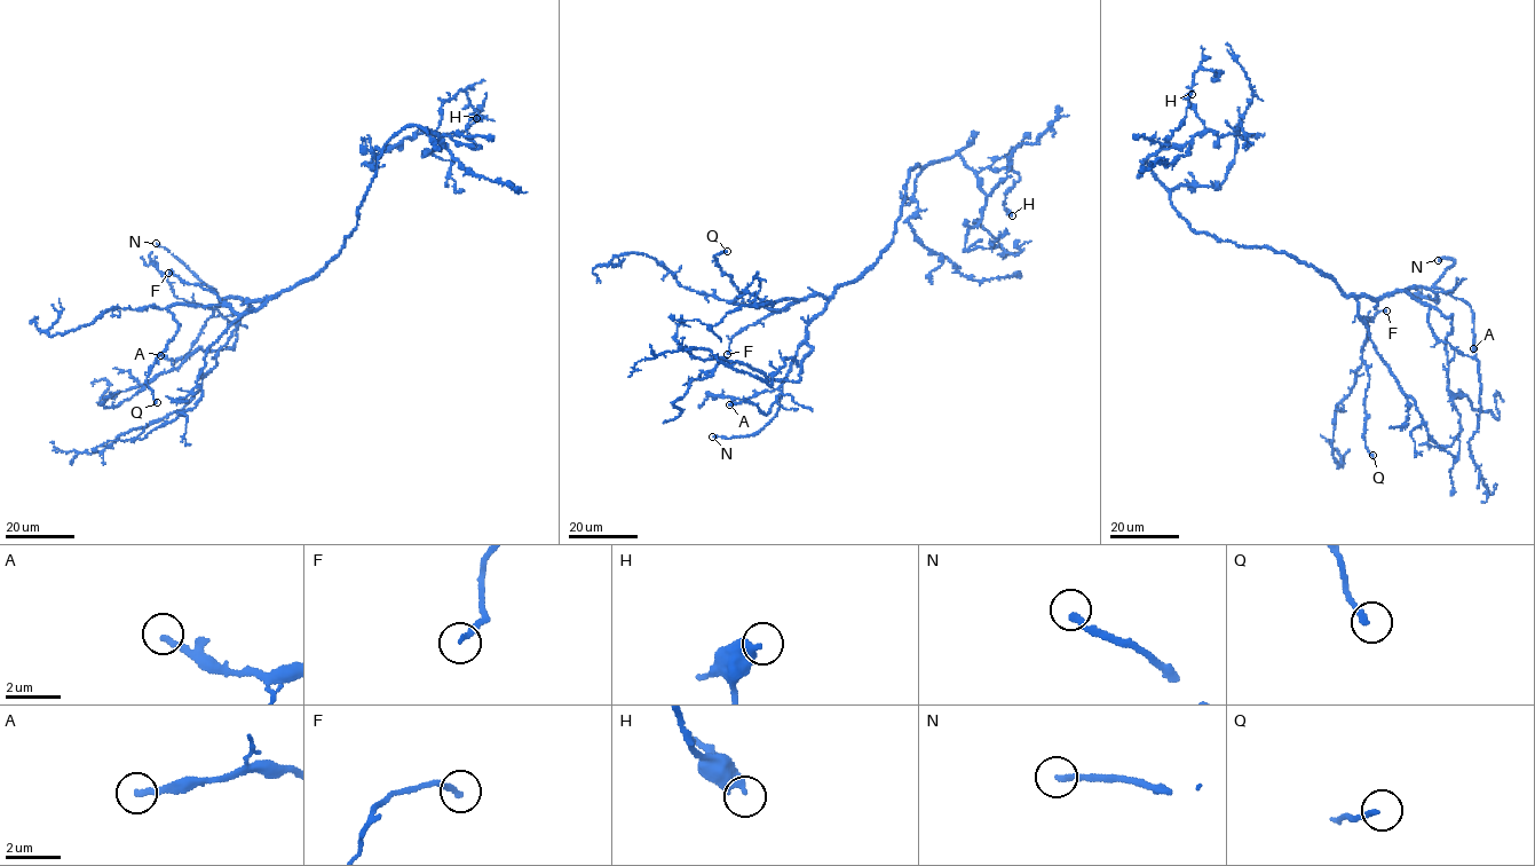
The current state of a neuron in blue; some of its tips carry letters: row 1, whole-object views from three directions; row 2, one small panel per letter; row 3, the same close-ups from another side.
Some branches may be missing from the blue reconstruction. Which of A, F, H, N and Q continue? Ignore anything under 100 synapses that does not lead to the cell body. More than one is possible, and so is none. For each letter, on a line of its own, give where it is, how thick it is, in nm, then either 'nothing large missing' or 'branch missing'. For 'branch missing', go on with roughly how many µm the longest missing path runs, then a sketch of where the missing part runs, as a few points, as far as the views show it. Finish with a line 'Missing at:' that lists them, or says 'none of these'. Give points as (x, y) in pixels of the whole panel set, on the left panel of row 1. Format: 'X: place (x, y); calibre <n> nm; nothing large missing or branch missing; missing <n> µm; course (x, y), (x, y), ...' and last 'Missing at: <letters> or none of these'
A: place (160, 355); calibre 220 nm; nothing large missing
F: place (168, 273); calibre 180 nm; nothing large missing
H: place (476, 118); calibre 440 nm; nothing large missing
N: place (156, 243); calibre 200 nm; branch missing; missing 60 µm; course (156, 243), (66, 184), (46, 179)
Q: place (157, 402); calibre 180 nm; nothing large missing
Missing at: N

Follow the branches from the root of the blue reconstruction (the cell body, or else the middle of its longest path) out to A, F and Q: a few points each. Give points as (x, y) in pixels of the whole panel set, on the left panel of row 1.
A: (319, 272), (282, 290), (274, 299), (254, 301), (223, 299), (188, 354), (175, 360), (160, 355)
F: (319, 272), (282, 290), (254, 311), (242, 313), (236, 313), (213, 292), (187, 284), (172, 270), (168, 273)
Q: (319, 272), (254, 311), (168, 307), (177, 331), (157, 357), (147, 380), (157, 402)

